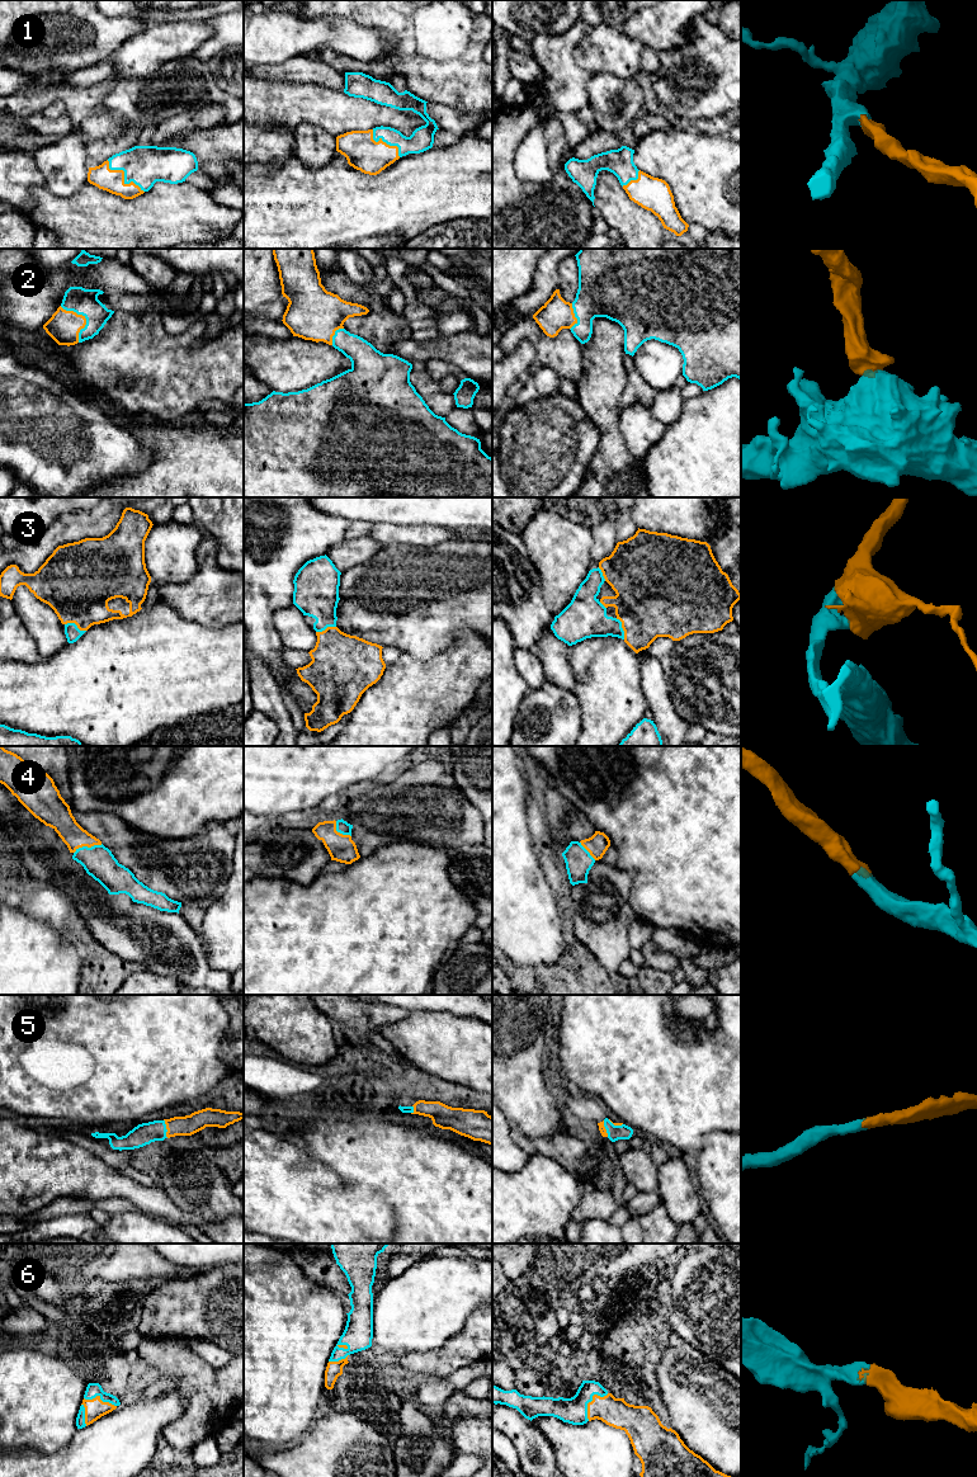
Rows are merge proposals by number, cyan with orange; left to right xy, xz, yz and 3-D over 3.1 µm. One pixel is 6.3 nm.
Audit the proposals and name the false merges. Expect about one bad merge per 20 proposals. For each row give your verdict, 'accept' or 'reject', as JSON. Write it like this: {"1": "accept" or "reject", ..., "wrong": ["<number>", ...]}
{"1": "accept", "2": "accept", "3": "accept", "4": "accept", "5": "accept", "6": "accept", "wrong": []}

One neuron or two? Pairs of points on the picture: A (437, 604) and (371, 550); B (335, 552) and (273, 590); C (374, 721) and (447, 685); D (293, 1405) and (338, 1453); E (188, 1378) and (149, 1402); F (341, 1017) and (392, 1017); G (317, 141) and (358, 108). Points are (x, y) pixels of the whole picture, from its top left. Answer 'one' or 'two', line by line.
A: two
B: two
C: one
D: two
E: two
F: one
G: two

